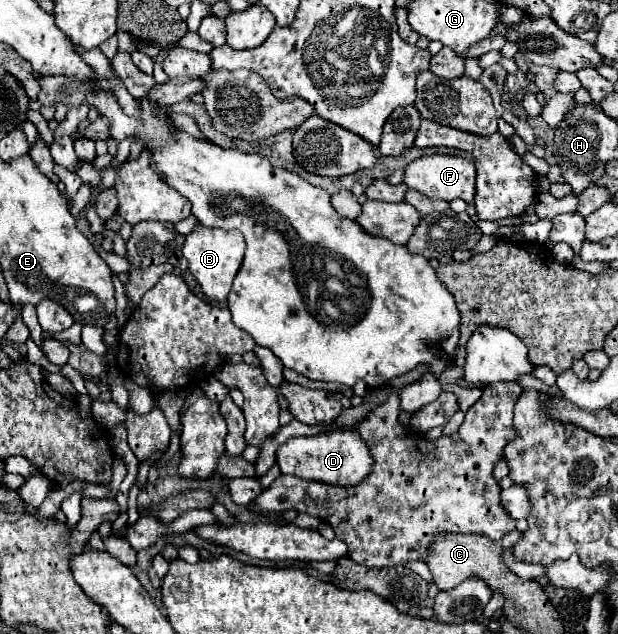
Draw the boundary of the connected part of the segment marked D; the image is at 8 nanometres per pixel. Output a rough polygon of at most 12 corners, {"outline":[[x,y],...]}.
{"outline":[[357,432],[297,436],[277,450],[283,474],[357,486],[373,458]]}

